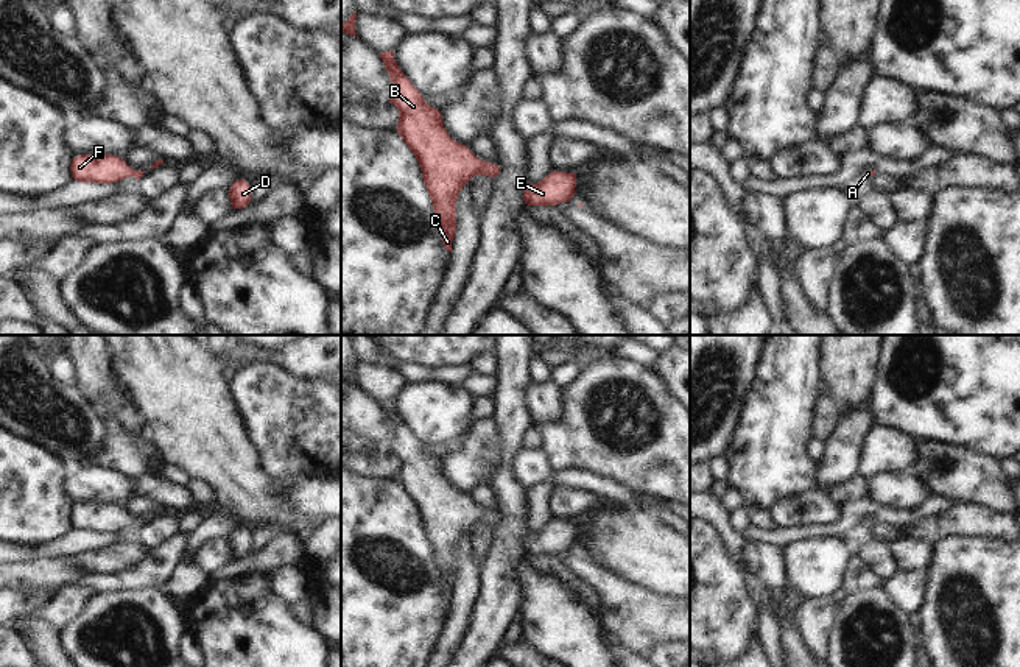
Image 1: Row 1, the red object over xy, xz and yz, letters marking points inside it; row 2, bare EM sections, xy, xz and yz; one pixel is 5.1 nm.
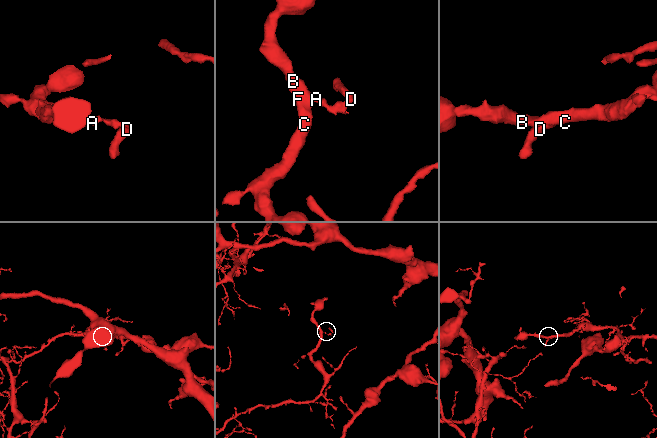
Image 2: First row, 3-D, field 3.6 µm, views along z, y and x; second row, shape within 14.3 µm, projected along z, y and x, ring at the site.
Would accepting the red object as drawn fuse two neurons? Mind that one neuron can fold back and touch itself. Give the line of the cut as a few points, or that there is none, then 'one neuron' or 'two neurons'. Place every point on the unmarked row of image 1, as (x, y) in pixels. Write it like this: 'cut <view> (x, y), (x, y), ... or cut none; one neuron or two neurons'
cut none; one neuron

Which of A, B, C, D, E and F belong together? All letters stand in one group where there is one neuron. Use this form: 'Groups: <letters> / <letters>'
Groups: A B C D E F.

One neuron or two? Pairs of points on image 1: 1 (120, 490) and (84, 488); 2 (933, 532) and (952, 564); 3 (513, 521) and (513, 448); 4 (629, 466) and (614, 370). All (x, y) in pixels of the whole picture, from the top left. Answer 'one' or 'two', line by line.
1: one
2: two
3: one
4: one

